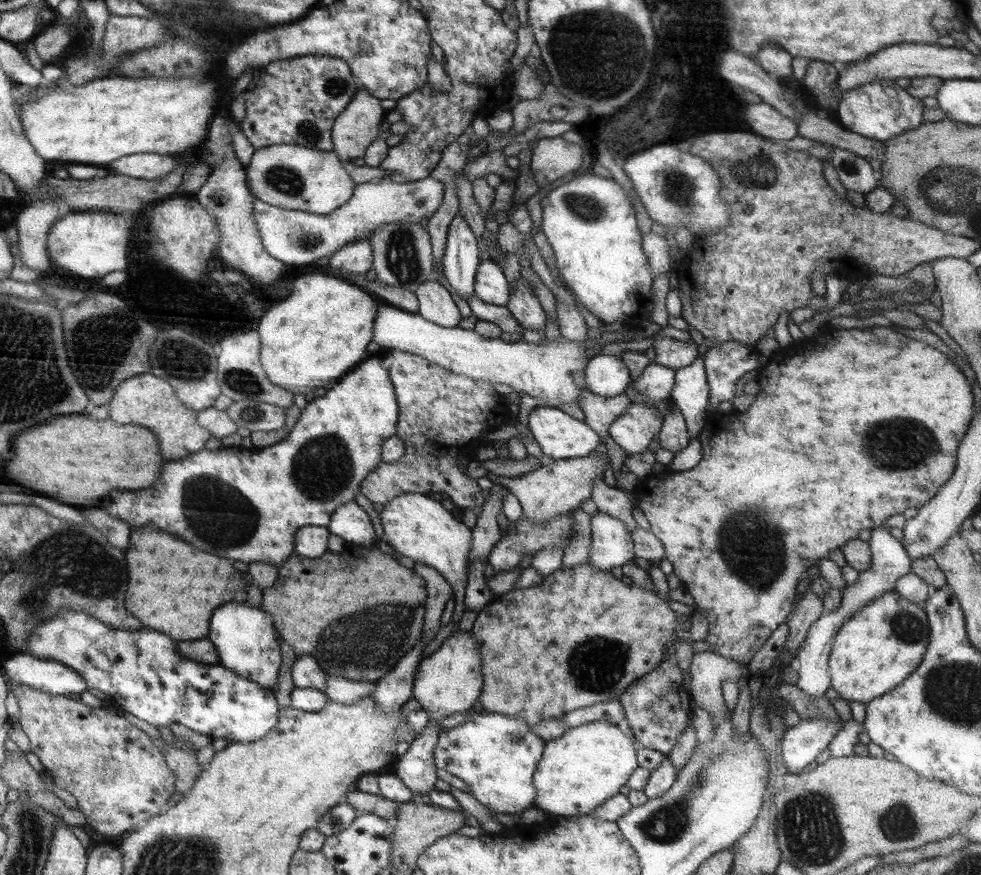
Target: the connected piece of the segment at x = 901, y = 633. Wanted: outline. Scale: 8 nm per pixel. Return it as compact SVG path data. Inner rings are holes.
M896 591L886 592L871 600L856 611L850 620L843 622L834 637L829 656L832 688L847 701L858 701L864 704L890 692L920 666L929 643L930 631L927 614L923 607L910 602Z

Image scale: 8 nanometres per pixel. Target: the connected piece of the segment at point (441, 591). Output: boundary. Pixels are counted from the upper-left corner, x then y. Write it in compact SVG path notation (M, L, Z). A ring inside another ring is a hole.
M415 563L413 571L424 579L427 591L425 621L420 641L428 645L434 640L441 627L440 616L442 616L446 602L451 598L453 591L446 579L435 568Z

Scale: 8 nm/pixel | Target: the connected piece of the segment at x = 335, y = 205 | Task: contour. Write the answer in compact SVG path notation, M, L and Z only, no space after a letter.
M297 144L270 145L255 149L246 174L256 198L290 210L330 214L341 208L354 194L354 182L342 168L341 157L333 150L316 150Z

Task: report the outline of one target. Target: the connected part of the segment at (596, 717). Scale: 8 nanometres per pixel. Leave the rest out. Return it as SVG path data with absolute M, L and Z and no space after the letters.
M619 699L597 702L586 708L579 708L567 712L562 716L565 728L576 728L594 721L608 721L618 725L626 734L631 732L630 725L625 717L625 710Z

